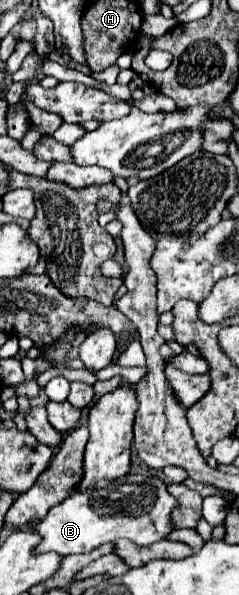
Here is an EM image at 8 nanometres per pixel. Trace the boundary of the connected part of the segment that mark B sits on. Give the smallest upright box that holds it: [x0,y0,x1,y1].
[32,473,174,557]

